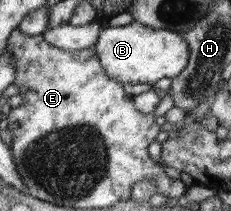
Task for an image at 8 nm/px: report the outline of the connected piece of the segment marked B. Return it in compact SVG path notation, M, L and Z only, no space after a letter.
M133 21L125 26L106 27L99 31L94 49L109 78L127 84L153 84L161 78L175 78L187 66L189 49L182 33L155 30Z

